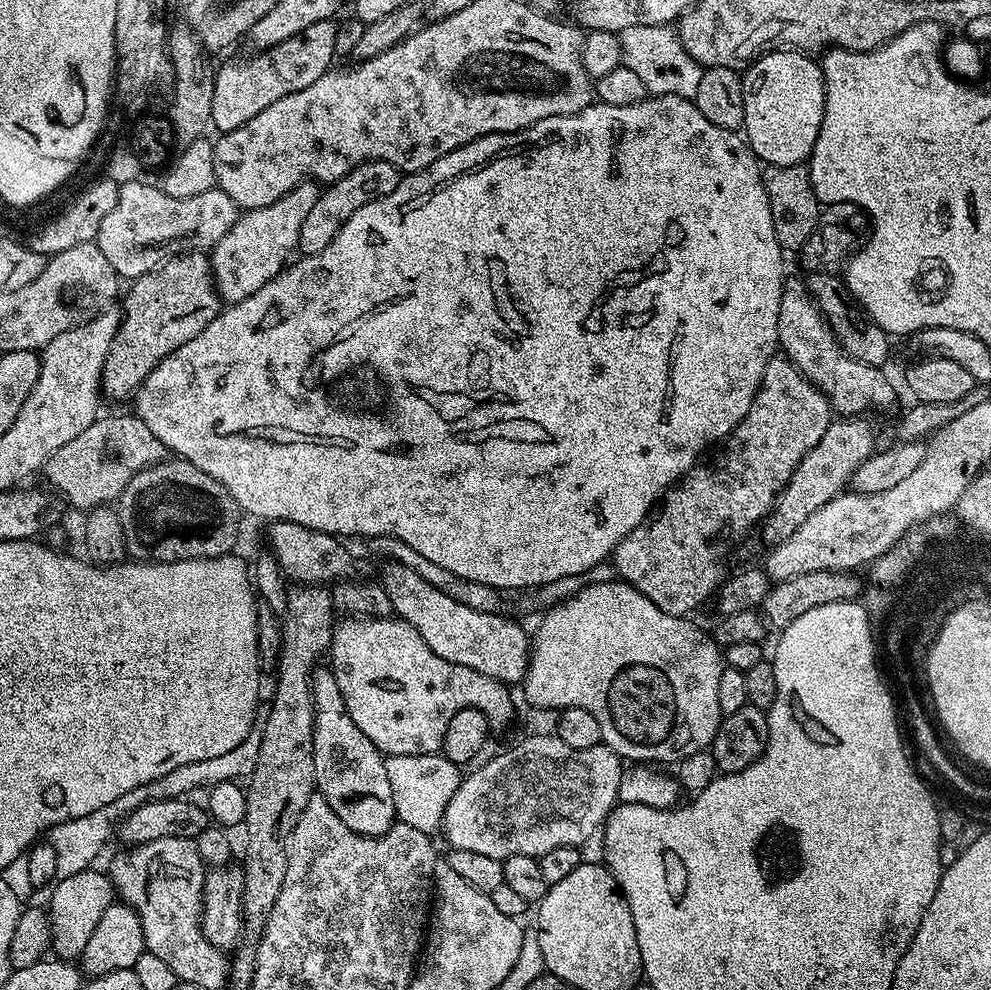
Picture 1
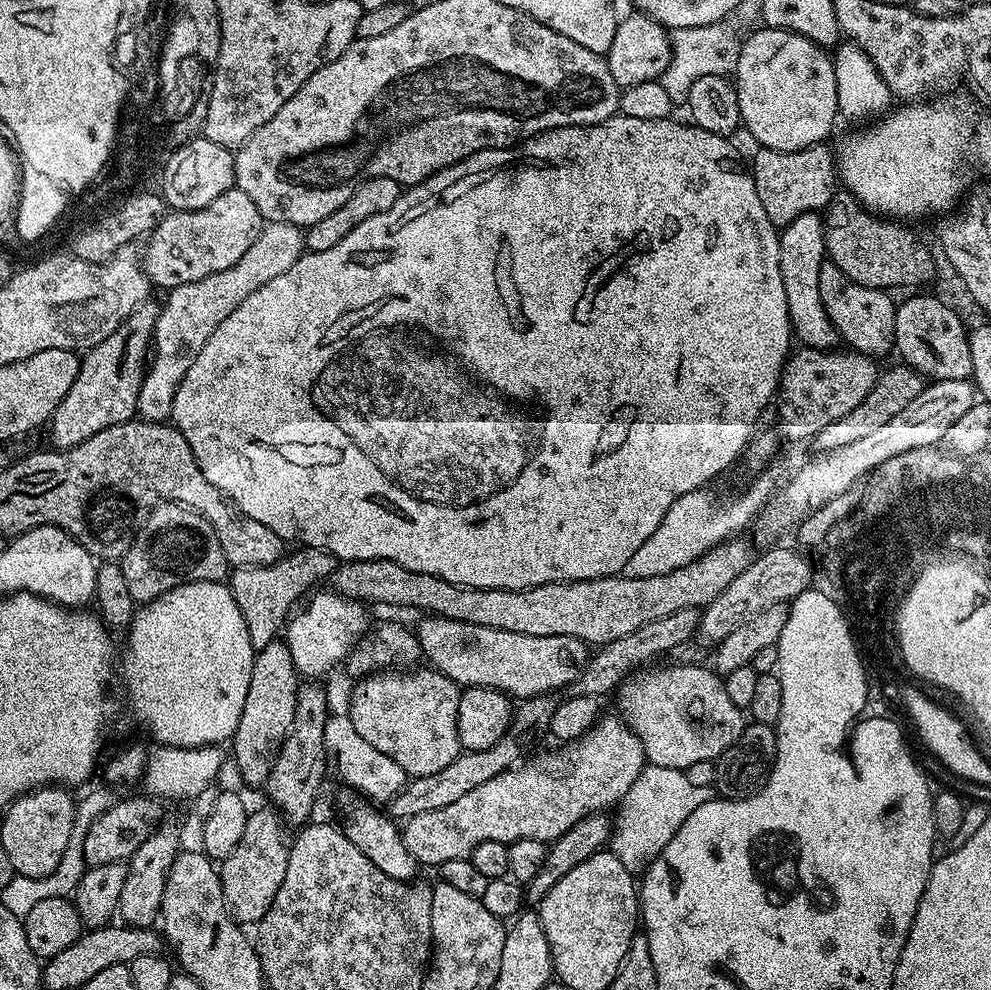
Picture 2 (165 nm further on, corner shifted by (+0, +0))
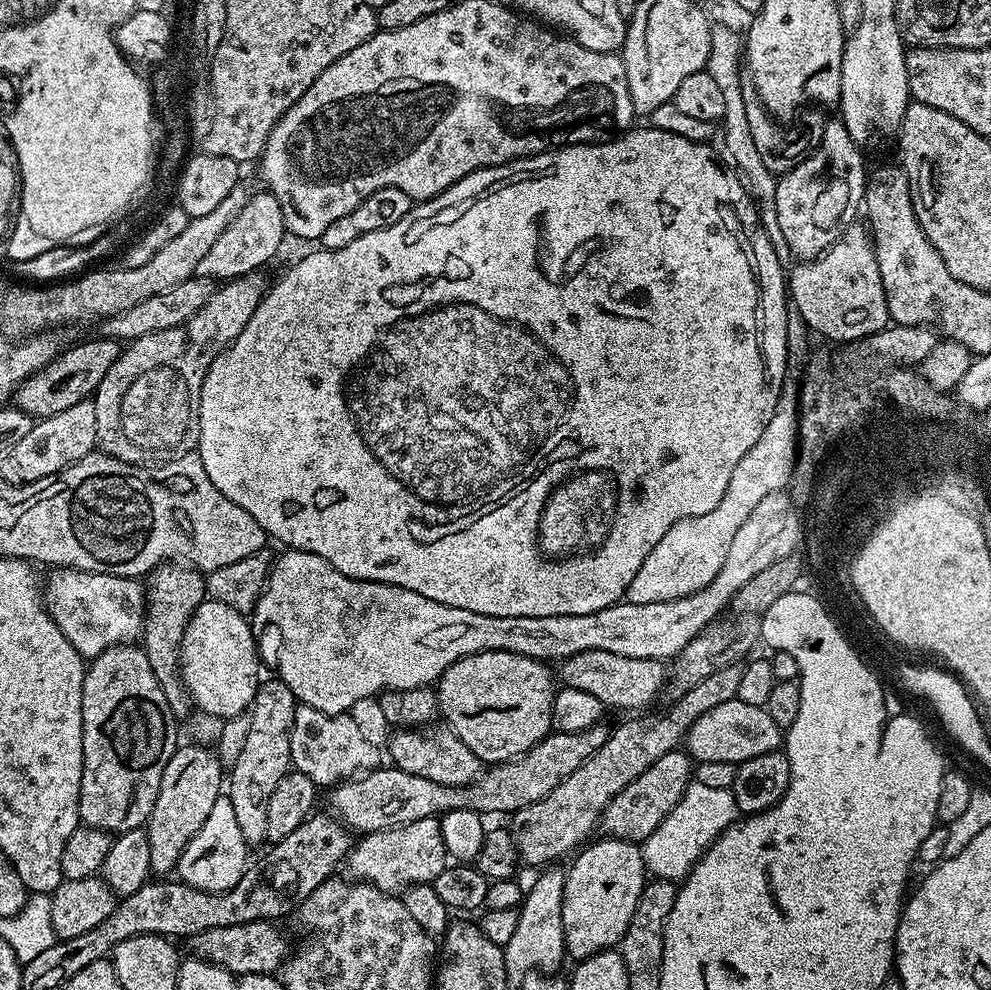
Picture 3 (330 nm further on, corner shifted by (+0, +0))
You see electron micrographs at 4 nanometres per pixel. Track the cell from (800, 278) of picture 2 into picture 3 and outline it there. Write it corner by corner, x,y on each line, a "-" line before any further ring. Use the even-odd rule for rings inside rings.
835,118
829,119
824,126
824,133
822,134
822,142
818,147
813,148
811,154
806,157
801,164
794,166
789,172
783,173
779,177
780,180
776,184
776,228
780,231
780,236
784,239
784,244
797,257
797,261
803,262
805,260
817,260
822,253
825,252
831,244
840,237
844,231
857,219
858,213
861,211
864,202
864,186
866,183
866,168
864,172
864,156
861,145
854,142
854,138
850,136
850,130
844,125
843,119

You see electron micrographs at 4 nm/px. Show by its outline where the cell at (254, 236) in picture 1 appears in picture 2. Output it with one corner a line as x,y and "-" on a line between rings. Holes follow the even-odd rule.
268,222
260,231
260,236
254,238
254,246
250,246
250,250
246,250
246,254
242,254
230,270
218,270
218,274
210,274
210,278
198,278
198,282
186,282
171,289
164,308
162,304
156,315
150,359
136,403
137,413
146,420
167,421
172,414
174,394
186,376
186,370
190,370
194,358
198,358
198,350
206,346
206,338
214,334
222,318
230,318
230,314
234,314
234,310
238,310
238,306
242,306
242,302
246,302
258,286
266,286
266,282
290,270
290,266
294,266
305,251
301,228
290,222

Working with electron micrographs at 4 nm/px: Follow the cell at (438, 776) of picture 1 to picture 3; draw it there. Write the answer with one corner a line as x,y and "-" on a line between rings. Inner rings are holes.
300,704
294,714
294,726
290,734
290,754
292,768
306,774
310,782
325,790
370,772
373,768
381,767
382,764
379,750
364,737
359,722
352,714
331,716
305,704

